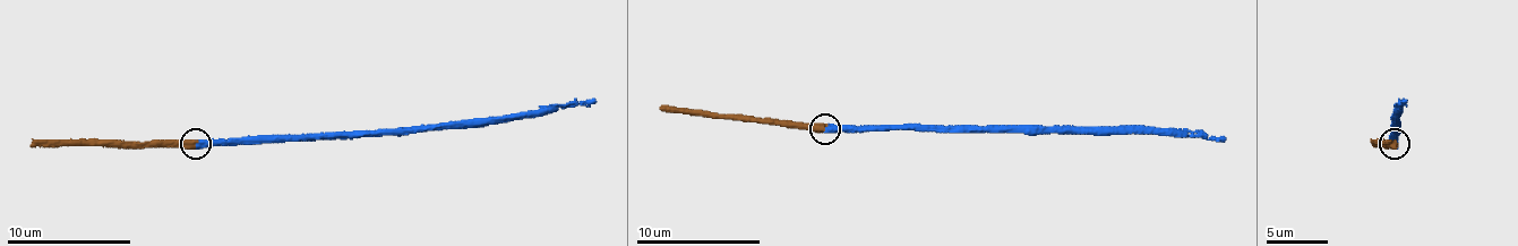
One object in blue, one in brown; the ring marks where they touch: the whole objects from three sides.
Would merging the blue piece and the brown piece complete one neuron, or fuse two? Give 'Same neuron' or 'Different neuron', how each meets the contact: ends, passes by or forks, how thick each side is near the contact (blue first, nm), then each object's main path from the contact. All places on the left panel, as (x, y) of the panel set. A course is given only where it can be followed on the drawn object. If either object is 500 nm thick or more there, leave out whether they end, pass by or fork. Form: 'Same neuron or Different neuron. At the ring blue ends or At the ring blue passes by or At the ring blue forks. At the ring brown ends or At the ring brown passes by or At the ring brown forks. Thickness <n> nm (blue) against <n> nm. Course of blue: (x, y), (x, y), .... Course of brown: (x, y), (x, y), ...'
Same neuron. Thickness 600 nm (blue) against 600 nm. Course of blue: (195, 144), (408, 135), (541, 116), (597, 101). Course of brown: (195, 144), (37, 144), (31, 137)

